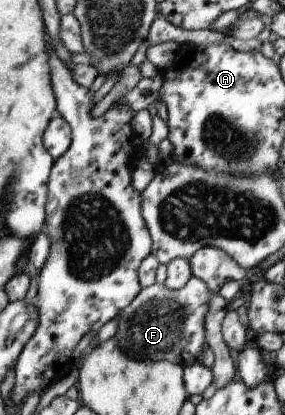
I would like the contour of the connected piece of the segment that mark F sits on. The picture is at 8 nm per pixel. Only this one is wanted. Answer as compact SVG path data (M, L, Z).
M193 276L178 290L167 289L163 283L158 284L156 282L146 288L140 288L140 292L137 293L132 303L118 313L118 325L115 334L117 345L129 357L137 360L165 360L180 365L182 369L195 364L200 357L198 353L201 353L201 347L203 347L204 313L209 294L211 292L207 289L207 286L200 279Z

